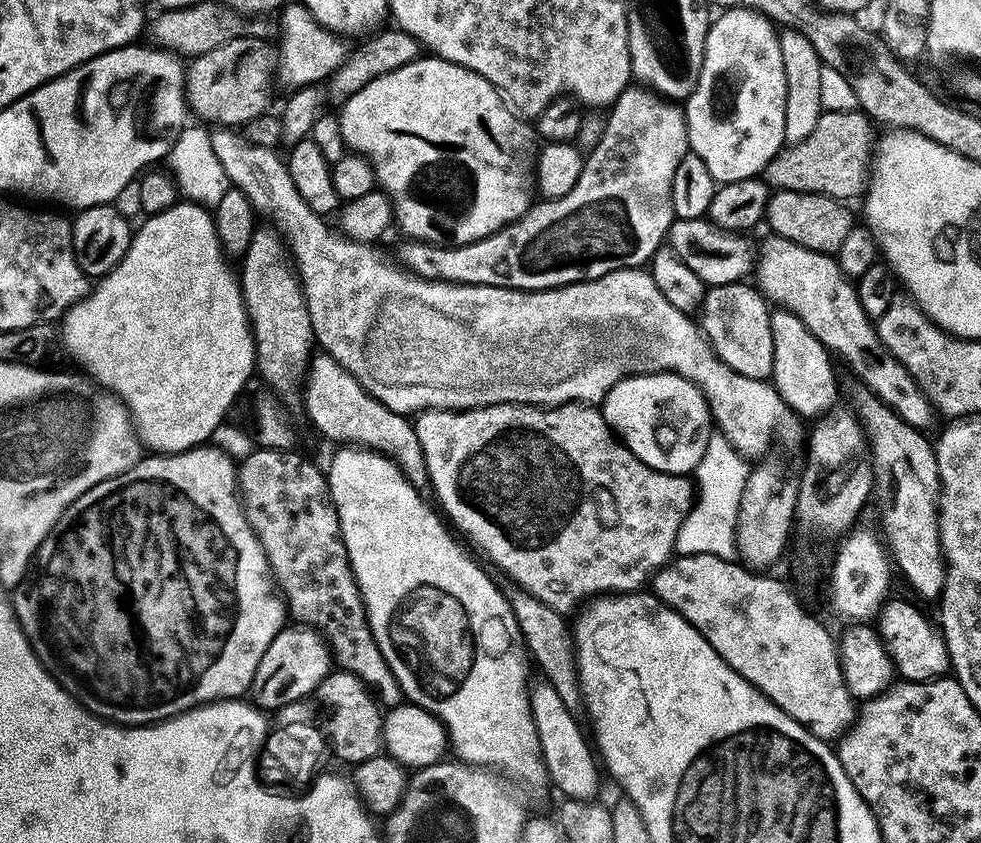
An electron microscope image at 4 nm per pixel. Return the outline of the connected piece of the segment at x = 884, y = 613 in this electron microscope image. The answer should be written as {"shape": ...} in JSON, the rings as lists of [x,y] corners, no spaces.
{"shape":[[[889,599],[880,610],[878,631],[895,671],[903,679],[935,680],[949,671],[950,661],[944,633],[933,621],[931,624],[910,601]]]}

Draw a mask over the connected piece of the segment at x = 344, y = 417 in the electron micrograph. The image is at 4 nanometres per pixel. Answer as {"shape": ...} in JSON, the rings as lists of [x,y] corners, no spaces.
{"shape":[[[327,354],[313,355],[302,385],[304,412],[313,426],[328,440],[337,440],[340,446],[370,448],[388,456],[402,470],[404,479],[421,490],[429,487],[426,462],[422,458],[422,446],[413,424],[407,415],[387,408],[375,400],[364,387]]]}

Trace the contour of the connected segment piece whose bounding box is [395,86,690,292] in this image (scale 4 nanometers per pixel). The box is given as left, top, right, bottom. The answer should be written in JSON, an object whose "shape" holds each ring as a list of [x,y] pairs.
{"shape":[[[629,86],[619,98],[607,109],[606,130],[602,133],[598,146],[594,146],[592,151],[583,157],[581,173],[578,180],[568,194],[552,199],[541,199],[533,203],[528,213],[522,218],[518,218],[513,224],[499,228],[494,234],[482,238],[469,244],[427,244],[421,240],[405,239],[404,245],[397,250],[395,259],[407,271],[420,276],[423,280],[442,280],[446,284],[473,284],[474,286],[494,286],[495,288],[521,288],[524,292],[540,292],[543,288],[564,288],[568,284],[580,284],[583,280],[597,280],[606,274],[610,274],[619,268],[639,268],[647,265],[652,256],[665,243],[668,228],[674,219],[672,214],[672,203],[670,202],[670,182],[674,182],[674,170],[678,170],[678,162],[688,153],[688,122],[686,112],[683,107],[669,102],[663,96],[649,90],[644,86]]]}

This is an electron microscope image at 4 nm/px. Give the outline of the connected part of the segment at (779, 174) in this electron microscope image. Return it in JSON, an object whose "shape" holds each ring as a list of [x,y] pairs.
{"shape":[[[856,108],[824,111],[818,118],[818,126],[810,130],[802,142],[780,149],[762,173],[769,189],[813,192],[833,196],[841,202],[863,197],[867,186],[877,133],[872,133],[874,122],[865,112]]]}

